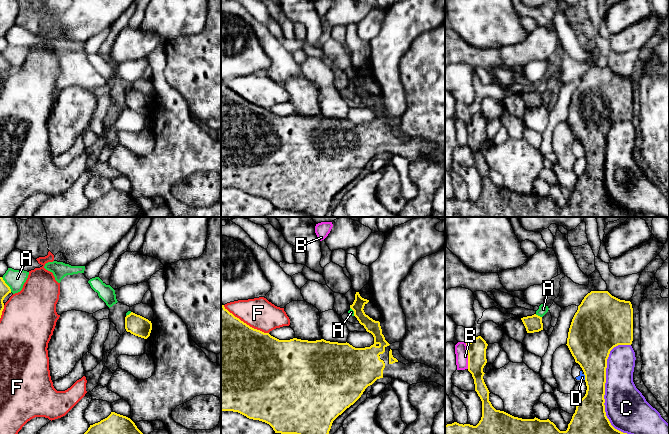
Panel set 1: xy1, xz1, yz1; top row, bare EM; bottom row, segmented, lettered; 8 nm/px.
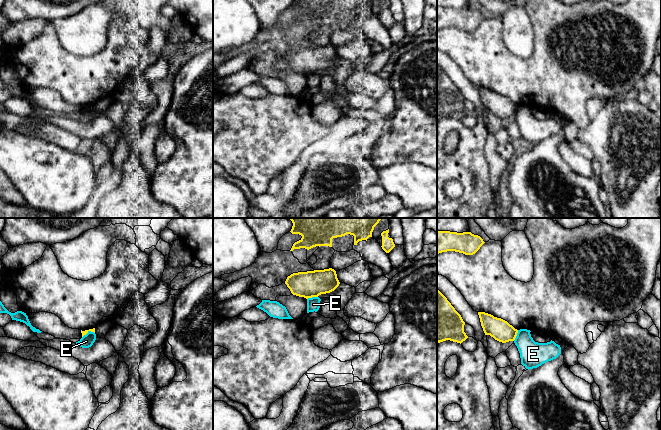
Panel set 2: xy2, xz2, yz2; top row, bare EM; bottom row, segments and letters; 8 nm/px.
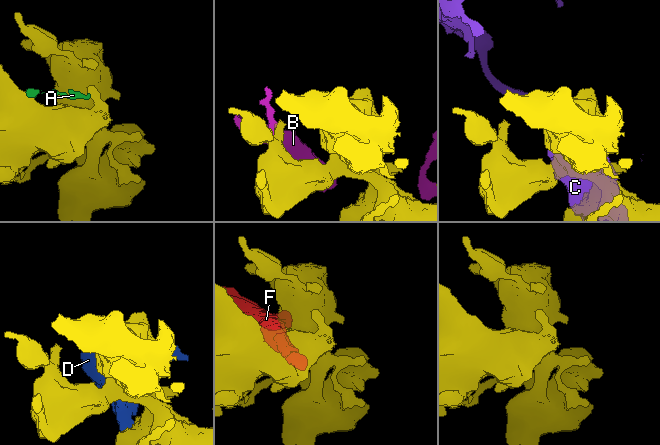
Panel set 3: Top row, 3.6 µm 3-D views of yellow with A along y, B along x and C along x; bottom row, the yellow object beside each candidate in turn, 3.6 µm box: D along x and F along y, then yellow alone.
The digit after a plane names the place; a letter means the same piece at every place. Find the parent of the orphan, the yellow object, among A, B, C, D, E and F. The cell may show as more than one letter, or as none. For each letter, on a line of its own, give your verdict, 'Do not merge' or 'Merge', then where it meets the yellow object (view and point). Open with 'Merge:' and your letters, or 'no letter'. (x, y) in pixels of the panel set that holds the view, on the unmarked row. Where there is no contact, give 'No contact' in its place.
Merge: no letter
A: Do not merge. Touches yellow at yz1 (537, 91)
B: Do not merge. Touches yellow at yz1 (468, 132)
C: Do not merge. Touches yellow at yz1 (604, 184)
D: Do not merge. Touches yellow at yz1 (585, 153)
E: Do not merge. Touches yellow at xz2 (312, 72)
F: Do not merge. Touches yellow at xz1 (245, 99)

